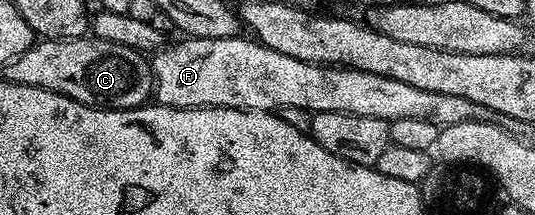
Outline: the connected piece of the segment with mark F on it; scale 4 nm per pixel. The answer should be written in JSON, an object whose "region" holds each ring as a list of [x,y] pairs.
{"region":[[[248,35],[230,39],[185,36],[180,40],[184,41],[157,48],[150,57],[155,100],[175,109],[249,109],[255,113],[308,109],[309,114],[338,111],[370,115],[372,119],[389,123],[398,119],[426,119],[441,127],[467,121],[491,121],[494,117],[490,107],[470,103],[465,97],[422,91],[410,87],[410,83],[398,83],[398,79],[361,69],[311,65],[282,55]]]}

